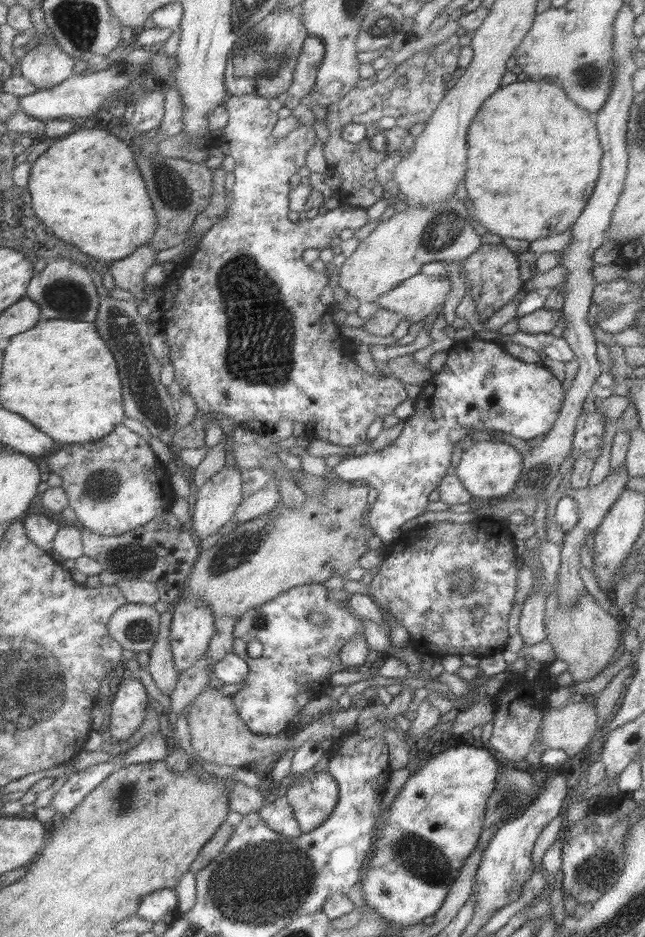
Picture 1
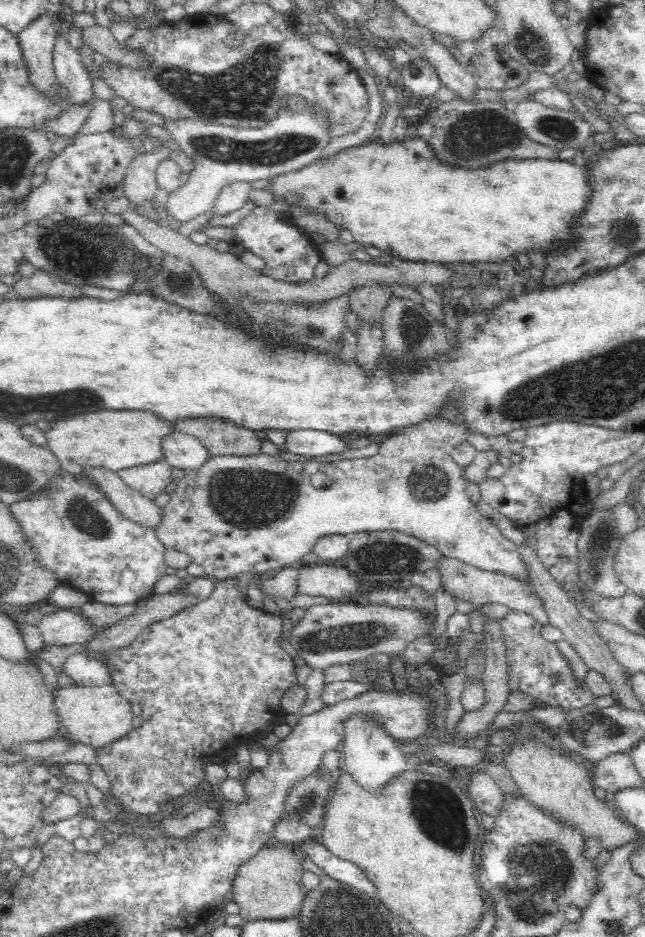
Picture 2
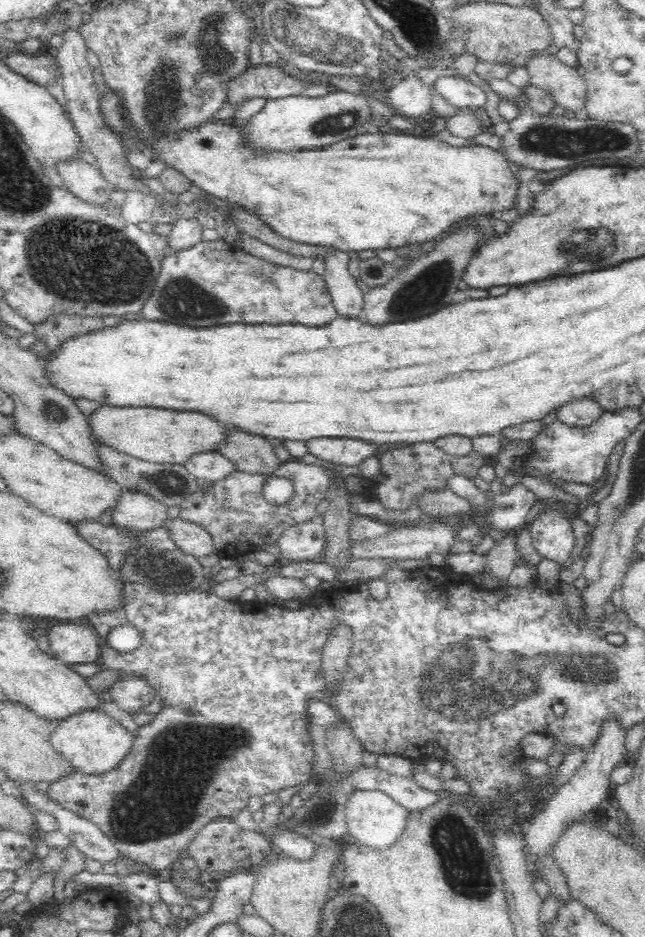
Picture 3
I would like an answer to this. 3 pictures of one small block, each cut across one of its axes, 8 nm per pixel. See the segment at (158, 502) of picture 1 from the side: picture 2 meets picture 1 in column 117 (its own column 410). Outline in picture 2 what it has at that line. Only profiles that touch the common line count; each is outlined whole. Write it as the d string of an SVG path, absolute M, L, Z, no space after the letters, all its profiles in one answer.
M436 421L422 422L421 425L414 425L412 428L404 429L401 433L390 435L381 443L378 454L369 458L352 458L352 459L320 459L320 460L298 460L286 456L283 452L275 455L260 453L252 456L232 456L210 457L206 462L197 469L188 469L184 476L180 477L173 487L169 490L170 499L163 507L165 521L155 530L158 538L166 549L174 548L176 550L187 552L192 557L193 562L203 566L206 577L215 578L221 581L227 578L236 578L238 574L251 573L256 578L265 577L268 574L277 572L284 567L295 564L302 565L302 558L311 552L314 542L322 536L328 534L343 534L349 536L357 532L372 532L377 530L397 530L404 534L415 536L422 542L438 549L444 557L457 558L466 564L475 566L482 570L490 572L508 573L516 578L527 578L524 563L516 551L517 544L507 539L500 533L500 530L492 524L489 517L480 514L475 505L468 498L465 491L466 479L464 469L458 466L457 462L451 457L452 450L467 440L469 434L462 425L455 422Z

